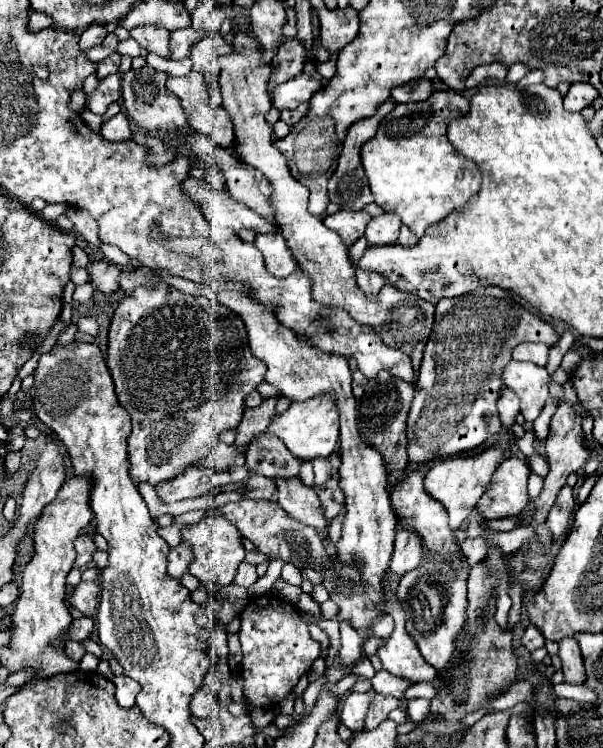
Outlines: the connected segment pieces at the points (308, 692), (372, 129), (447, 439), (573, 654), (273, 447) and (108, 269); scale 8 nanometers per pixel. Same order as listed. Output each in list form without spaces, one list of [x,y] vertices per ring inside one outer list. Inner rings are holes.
[[[323,673],[320,679],[318,679],[318,681],[309,684],[307,689],[304,691],[303,694],[303,700],[305,705],[304,717],[310,714],[310,711],[312,710],[312,707],[316,702],[320,687],[321,685],[324,684],[324,681],[325,681],[325,675]]]
[[[388,99],[384,101],[376,113],[372,117],[366,117],[354,125],[350,125],[348,133],[346,133],[346,139],[344,139],[344,149],[340,153],[340,159],[338,159],[338,167],[336,171],[332,173],[330,181],[328,181],[328,199],[336,205],[340,205],[340,209],[348,209],[348,211],[362,211],[364,205],[372,203],[374,197],[370,193],[370,187],[368,187],[368,181],[366,181],[366,175],[364,175],[364,169],[362,169],[362,163],[360,163],[360,147],[362,143],[366,143],[370,137],[374,137],[376,133],[376,127],[378,123],[390,113],[390,109],[394,109],[394,101]]]
[[[482,287],[474,293],[466,293],[454,299],[442,299],[436,305],[436,321],[430,335],[430,341],[424,349],[424,359],[418,371],[416,381],[416,397],[412,401],[412,409],[408,415],[408,457],[412,463],[424,463],[436,457],[458,455],[470,451],[482,443],[488,443],[502,431],[502,423],[498,419],[496,401],[500,397],[502,369],[512,359],[512,349],[518,343],[540,341],[546,345],[558,343],[556,329],[544,319],[526,311],[520,303],[516,303],[506,289],[500,287]]]
[[[566,637],[560,641],[560,651],[562,659],[562,671],[564,671],[564,681],[566,683],[584,683],[584,665],[582,665],[582,655],[578,649],[578,643],[574,637]]]
[[[272,435],[256,437],[246,453],[246,469],[260,473],[268,479],[292,479],[298,477],[302,461],[298,461],[286,445]]]
[[[90,263],[88,273],[92,277],[94,287],[104,295],[114,295],[118,291],[118,279],[122,275],[118,265],[112,263]]]

